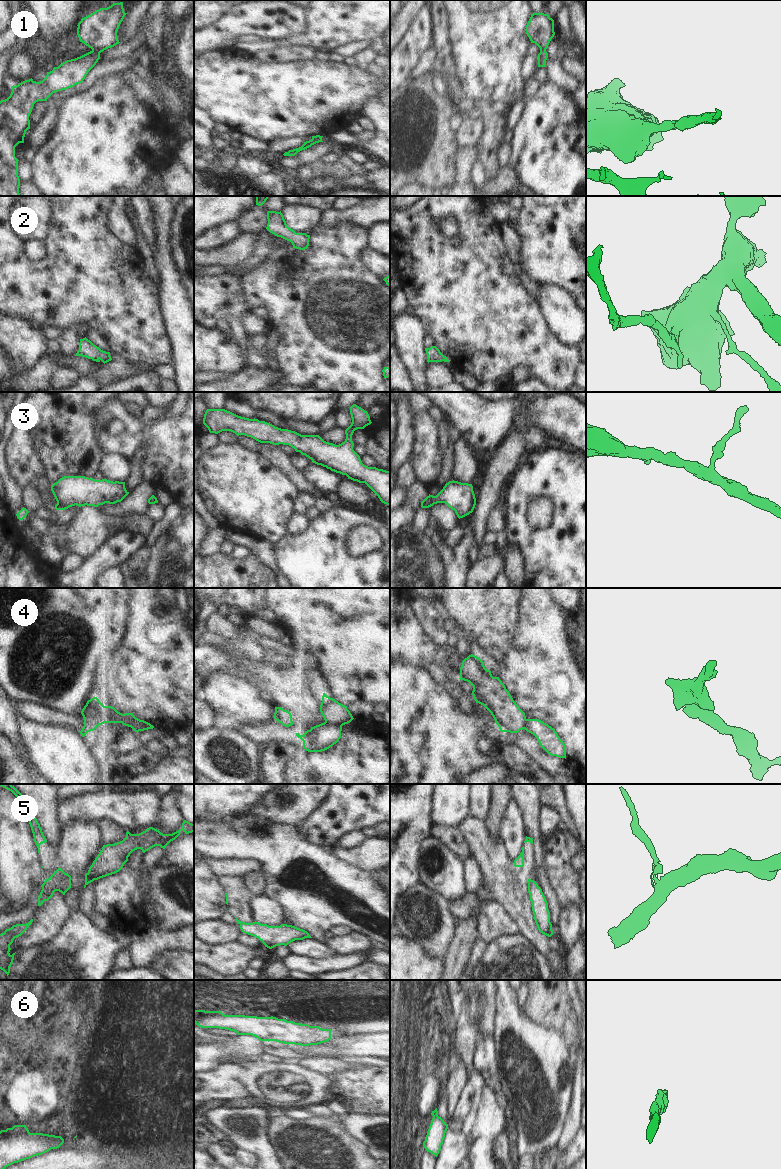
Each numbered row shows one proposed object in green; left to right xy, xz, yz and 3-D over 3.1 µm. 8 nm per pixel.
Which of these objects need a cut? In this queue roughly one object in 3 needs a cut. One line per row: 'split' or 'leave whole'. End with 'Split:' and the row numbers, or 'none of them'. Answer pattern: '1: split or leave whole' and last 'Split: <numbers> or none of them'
1: leave whole
2: leave whole
3: leave whole
4: split
5: split
6: leave whole
Split: 4, 5

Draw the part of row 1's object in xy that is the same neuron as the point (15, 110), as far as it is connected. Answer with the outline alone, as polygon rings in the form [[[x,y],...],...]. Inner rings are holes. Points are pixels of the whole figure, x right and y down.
[[[123,2],[113,3],[107,8],[100,8],[81,19],[78,23],[77,35],[80,42],[92,50],[75,59],[67,60],[47,72],[46,77],[36,82],[32,78],[12,86],[10,96],[0,101],[0,196],[20,196],[20,179],[18,176],[18,159],[15,157],[15,147],[24,143],[26,131],[30,129],[29,116],[33,106],[38,101],[47,101],[55,92],[66,90],[80,84],[88,72],[100,59],[100,53],[119,44],[117,31],[125,15]]]

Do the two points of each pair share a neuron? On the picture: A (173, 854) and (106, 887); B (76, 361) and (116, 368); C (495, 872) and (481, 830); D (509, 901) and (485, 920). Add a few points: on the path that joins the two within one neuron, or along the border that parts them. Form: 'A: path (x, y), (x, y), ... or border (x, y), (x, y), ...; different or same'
A: border (170, 864), (180, 866), (183, 869); different
B: path (86, 367), (92, 370), (106, 370); same
C: path (493, 862), (481, 840); same
D: border (490, 898), (503, 908), (516, 925); different

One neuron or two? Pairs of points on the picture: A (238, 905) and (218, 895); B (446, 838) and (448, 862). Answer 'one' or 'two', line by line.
A: two
B: two

